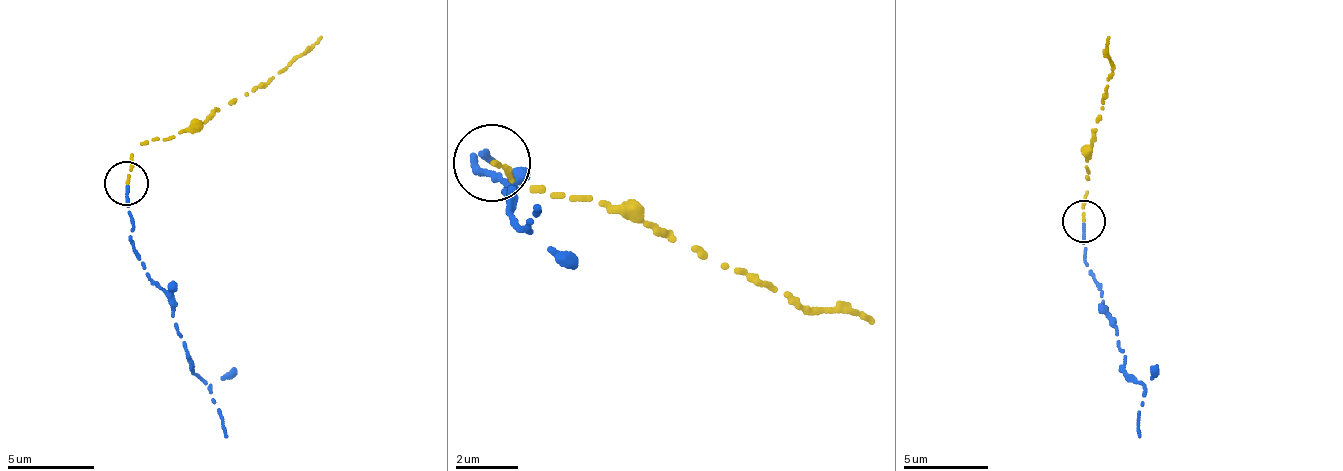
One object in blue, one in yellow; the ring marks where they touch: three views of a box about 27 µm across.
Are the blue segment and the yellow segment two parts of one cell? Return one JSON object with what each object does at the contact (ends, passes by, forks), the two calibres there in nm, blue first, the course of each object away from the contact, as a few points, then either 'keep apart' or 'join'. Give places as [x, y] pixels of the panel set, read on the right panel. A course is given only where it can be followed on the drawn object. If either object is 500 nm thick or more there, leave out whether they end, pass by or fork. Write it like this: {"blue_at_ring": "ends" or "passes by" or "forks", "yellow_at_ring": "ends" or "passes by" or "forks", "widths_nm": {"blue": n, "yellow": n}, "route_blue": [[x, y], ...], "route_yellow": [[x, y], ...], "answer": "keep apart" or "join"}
{"blue_at_ring": "ends", "yellow_at_ring": "ends", "widths_nm": {"blue": 190, "yellow": 150}, "route_blue": [[1082, 224], [1091, 274], [1112, 320], [1125, 370], [1143, 388], [1138, 437]], "route_yellow": [[1082, 220], [1088, 180], [1085, 158], [1104, 110], [1108, 37]], "answer": "keep apart"}

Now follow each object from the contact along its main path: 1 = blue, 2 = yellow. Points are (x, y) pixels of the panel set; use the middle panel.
1: (492, 159), (471, 156), (479, 174), (508, 187), (508, 197), (522, 227), (537, 205)
2: (494, 161), (532, 188), (621, 204), (720, 267), (873, 320)

